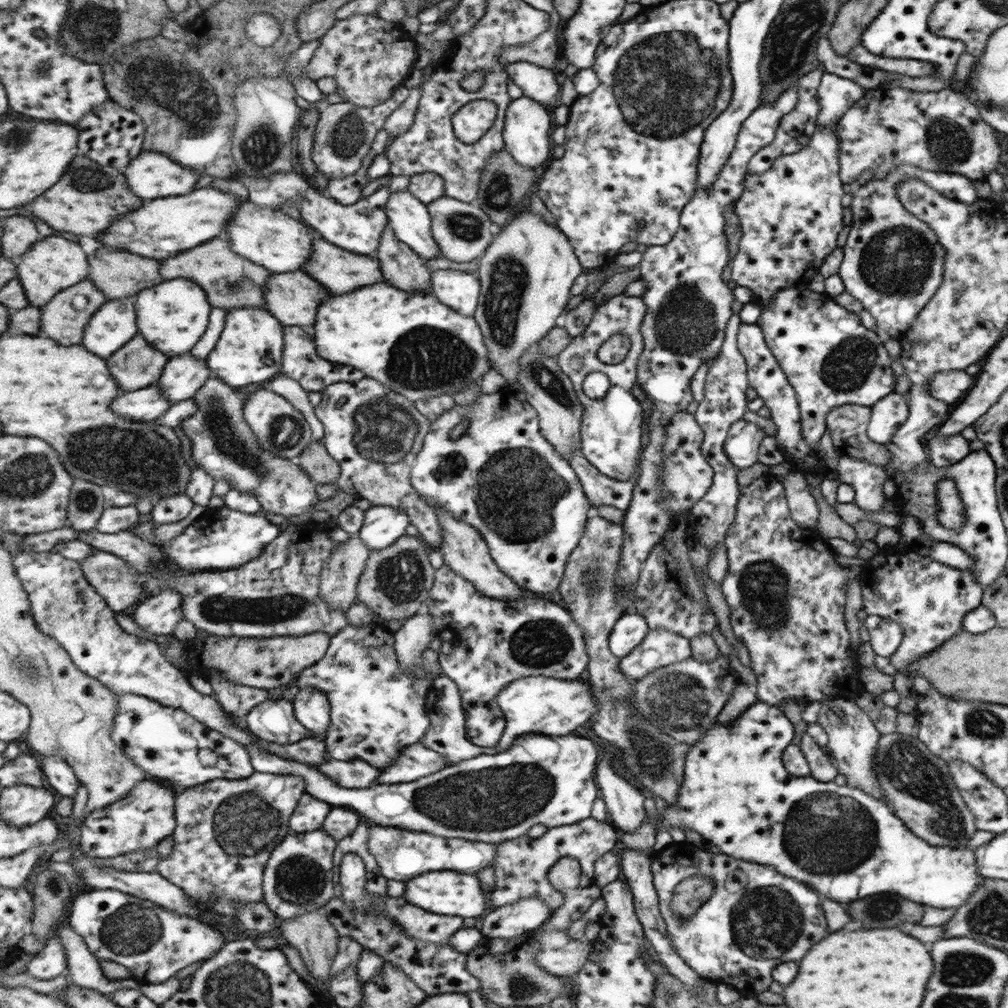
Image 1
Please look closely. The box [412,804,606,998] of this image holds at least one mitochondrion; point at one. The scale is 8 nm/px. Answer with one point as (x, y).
(486, 954)

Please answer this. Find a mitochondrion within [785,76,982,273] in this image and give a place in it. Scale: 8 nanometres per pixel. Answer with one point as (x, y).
(949, 144)

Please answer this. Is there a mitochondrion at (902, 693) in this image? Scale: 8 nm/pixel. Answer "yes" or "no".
no

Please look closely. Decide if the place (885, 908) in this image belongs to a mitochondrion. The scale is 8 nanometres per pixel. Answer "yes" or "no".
yes

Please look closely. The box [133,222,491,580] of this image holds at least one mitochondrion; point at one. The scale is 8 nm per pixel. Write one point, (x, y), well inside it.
(428, 358)

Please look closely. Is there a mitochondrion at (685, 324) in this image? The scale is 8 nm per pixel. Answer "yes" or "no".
yes

